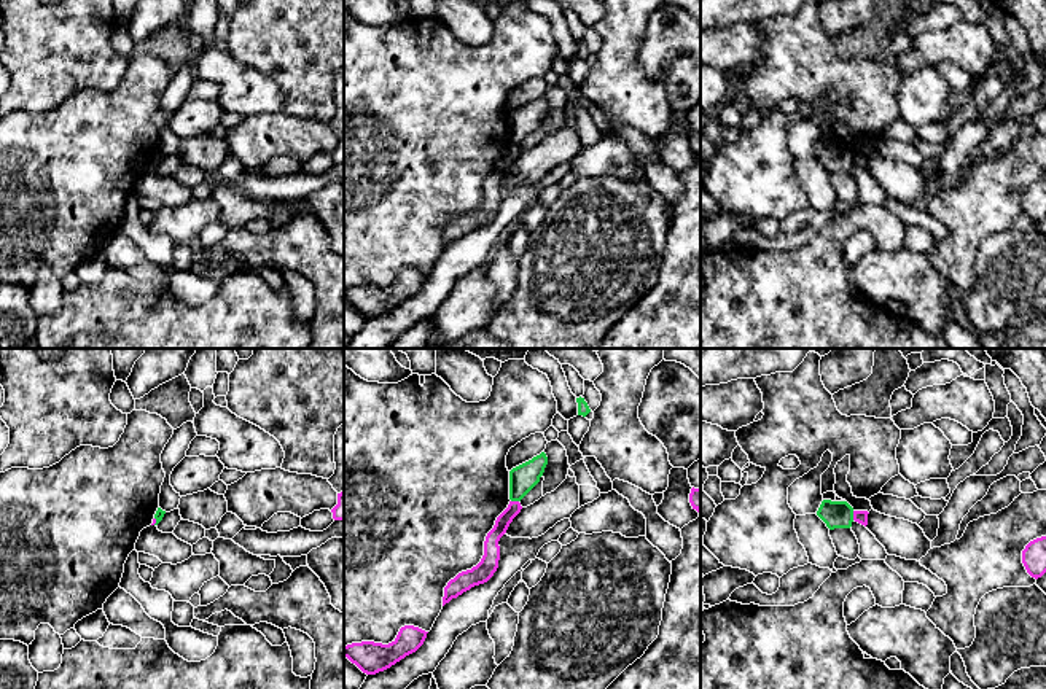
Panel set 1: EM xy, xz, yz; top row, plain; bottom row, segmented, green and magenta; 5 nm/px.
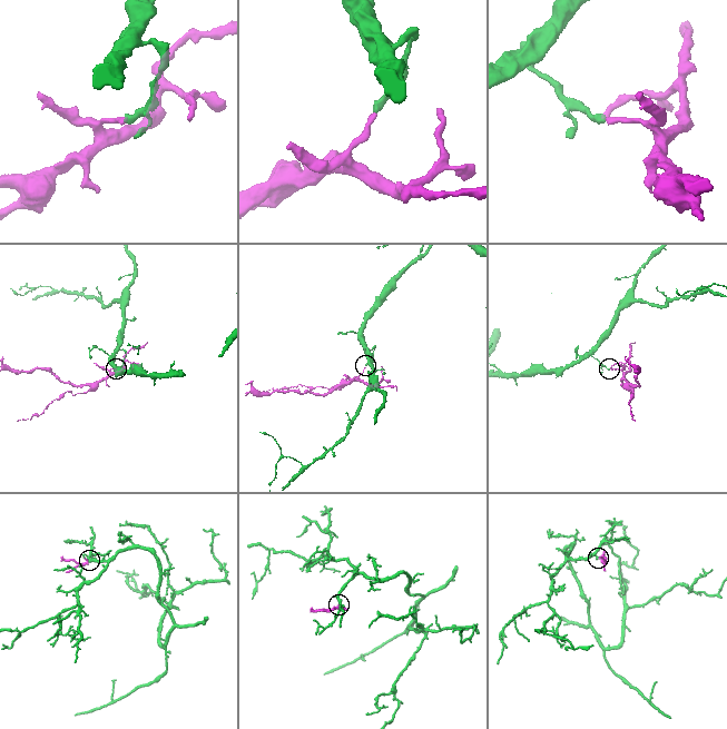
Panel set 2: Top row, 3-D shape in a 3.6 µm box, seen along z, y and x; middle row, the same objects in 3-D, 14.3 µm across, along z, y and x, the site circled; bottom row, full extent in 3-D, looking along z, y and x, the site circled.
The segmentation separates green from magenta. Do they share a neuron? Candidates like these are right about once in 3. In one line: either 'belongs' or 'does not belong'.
does not belong

